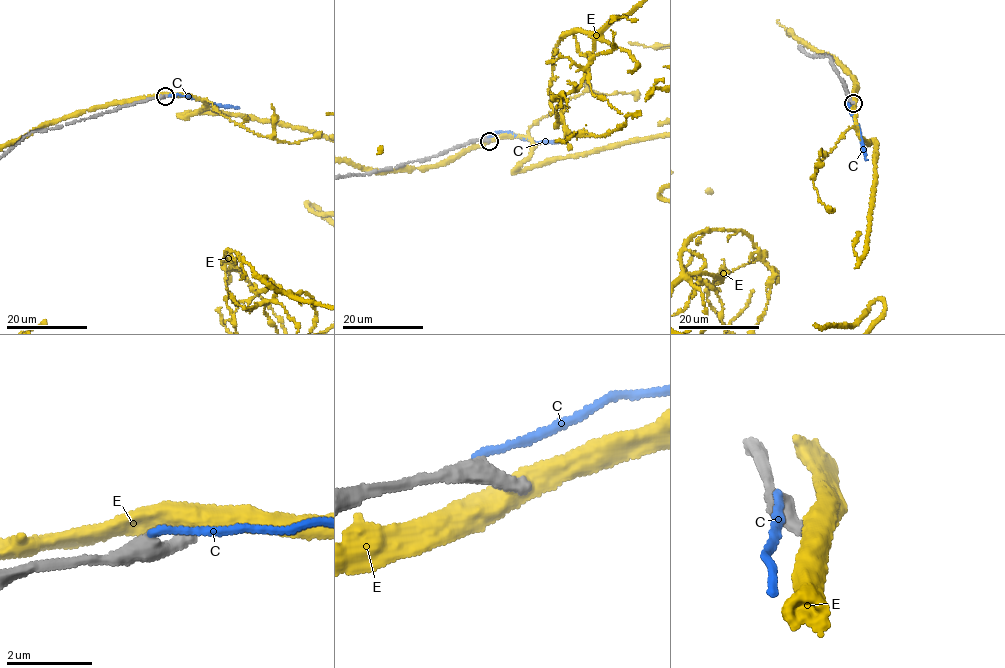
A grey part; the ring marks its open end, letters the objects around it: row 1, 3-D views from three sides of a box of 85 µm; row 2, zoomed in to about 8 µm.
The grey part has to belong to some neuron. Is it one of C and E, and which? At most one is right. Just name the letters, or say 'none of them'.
none of them

